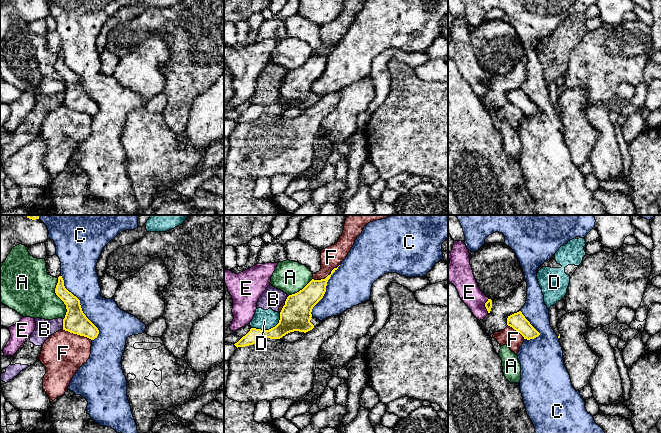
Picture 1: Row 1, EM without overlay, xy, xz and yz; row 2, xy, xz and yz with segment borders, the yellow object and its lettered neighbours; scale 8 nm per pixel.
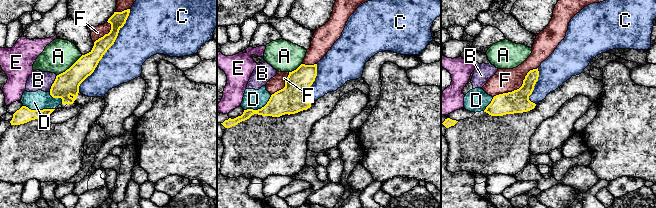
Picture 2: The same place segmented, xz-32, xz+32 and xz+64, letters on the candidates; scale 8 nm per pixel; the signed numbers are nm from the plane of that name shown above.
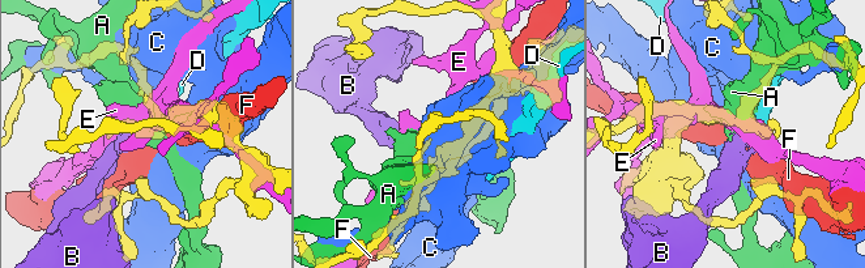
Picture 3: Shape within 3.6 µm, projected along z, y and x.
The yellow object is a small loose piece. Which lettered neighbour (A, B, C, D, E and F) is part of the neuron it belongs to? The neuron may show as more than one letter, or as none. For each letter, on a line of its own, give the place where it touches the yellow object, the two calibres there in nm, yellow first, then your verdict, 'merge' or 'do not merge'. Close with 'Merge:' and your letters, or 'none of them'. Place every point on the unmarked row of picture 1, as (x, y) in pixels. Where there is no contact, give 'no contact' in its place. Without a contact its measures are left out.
A: xy (60, 74) | 190/400 nm | do not merge
B: xy (63, 100) | 190/150 nm | do not merge
C: xy (80, 83) | 190/280 nm | merge
D: xz (269, 105) | 240/160 nm | do not merge
E: yz (485, 81) | 60/170 nm | do not merge
F: xy (77, 110) | 190/360 nm | do not merge
Merge: C

